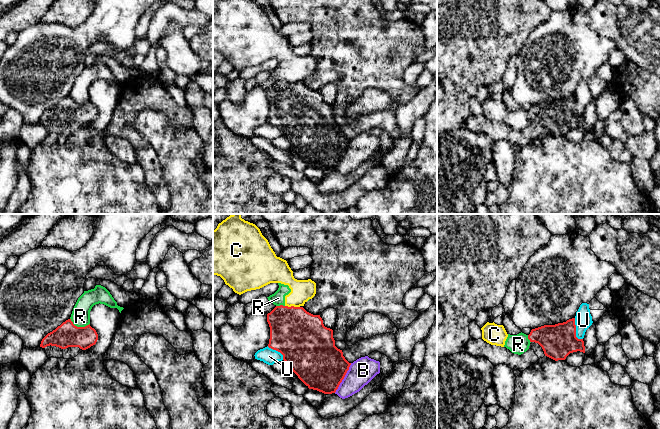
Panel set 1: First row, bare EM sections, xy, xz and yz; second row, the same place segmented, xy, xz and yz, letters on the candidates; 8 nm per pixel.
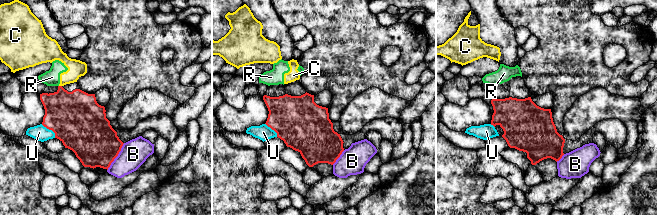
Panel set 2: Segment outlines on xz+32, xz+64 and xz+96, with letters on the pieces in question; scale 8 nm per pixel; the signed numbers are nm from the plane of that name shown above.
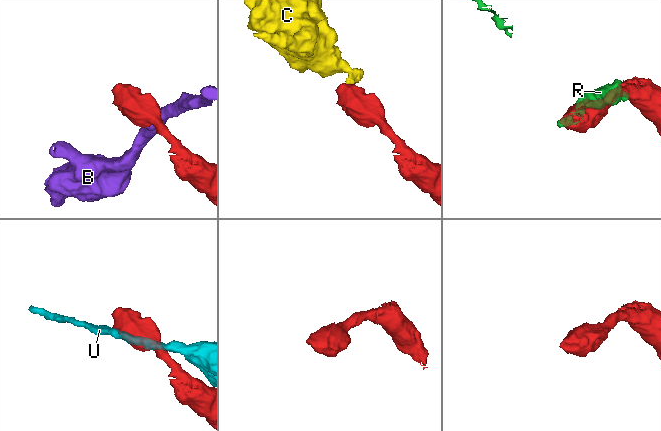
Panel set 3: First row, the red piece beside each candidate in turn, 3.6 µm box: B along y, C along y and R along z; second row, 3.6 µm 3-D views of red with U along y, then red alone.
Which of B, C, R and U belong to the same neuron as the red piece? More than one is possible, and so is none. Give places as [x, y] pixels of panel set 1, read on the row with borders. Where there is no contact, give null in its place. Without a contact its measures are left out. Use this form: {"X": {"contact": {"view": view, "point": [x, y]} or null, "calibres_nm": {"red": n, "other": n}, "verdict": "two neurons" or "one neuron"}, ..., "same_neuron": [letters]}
{"B": {"contact": {"view": "xz", "point": [343, 378]}, "calibres_nm": {"red": 400, "other": 200}, "verdict": "two neurons"}, "C": {"contact": {"view": "xz", "point": [292, 306]}, "calibres_nm": {"red": 400, "other": 180}, "verdict": "two neurons"}, "R": {"contact": {"view": "xy", "point": [79, 327]}, "calibres_nm": {"red": 190, "other": 150}, "verdict": "two neurons"}, "U": {"contact": {"view": "yz", "point": [575, 330]}, "calibres_nm": {"red": 280, "other": 140}, "verdict": "two neurons"}, "same_neuron": []}

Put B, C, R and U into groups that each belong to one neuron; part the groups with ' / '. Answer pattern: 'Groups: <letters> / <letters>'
Groups: B / C R / U

